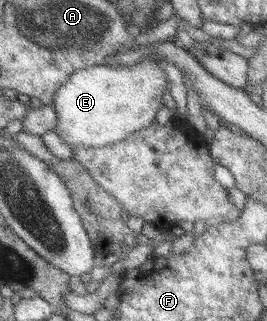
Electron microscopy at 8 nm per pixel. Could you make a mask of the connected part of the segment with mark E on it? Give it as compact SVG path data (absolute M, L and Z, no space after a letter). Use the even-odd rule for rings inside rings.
M143 58L129 67L101 64L71 72L50 101L55 110L52 131L69 149L97 149L123 141L128 134L145 128L163 106L161 96L167 90L160 67L153 60Z

